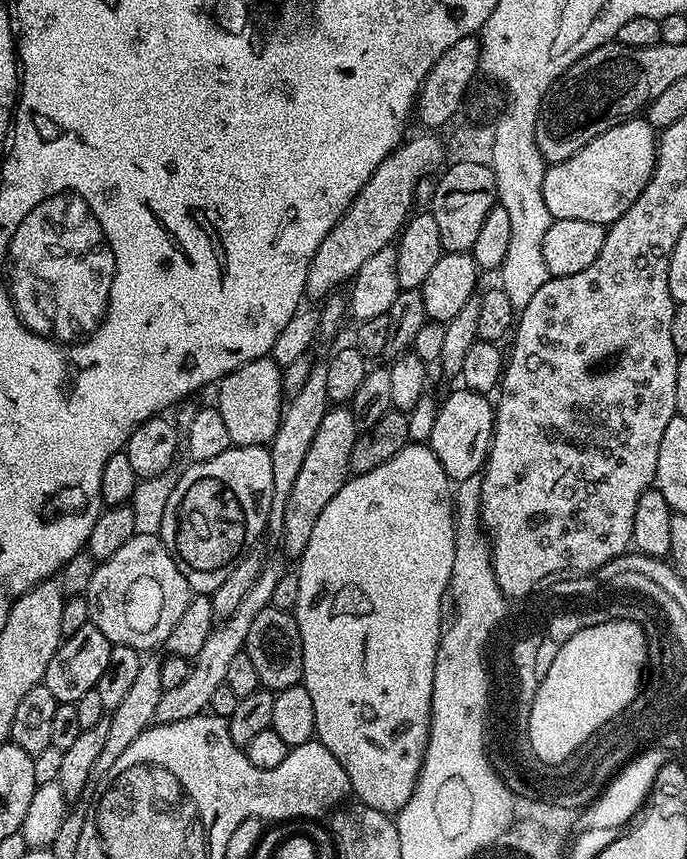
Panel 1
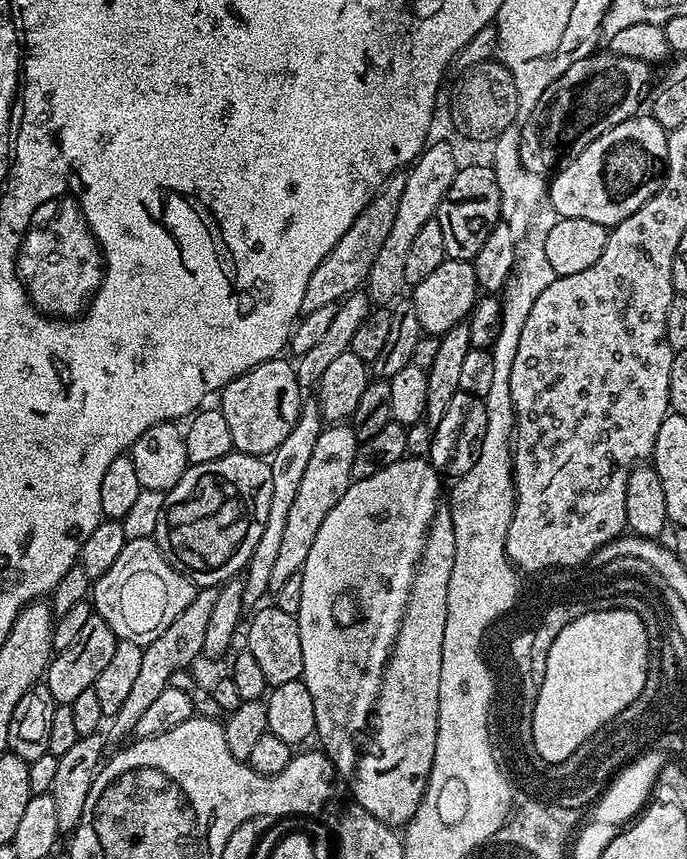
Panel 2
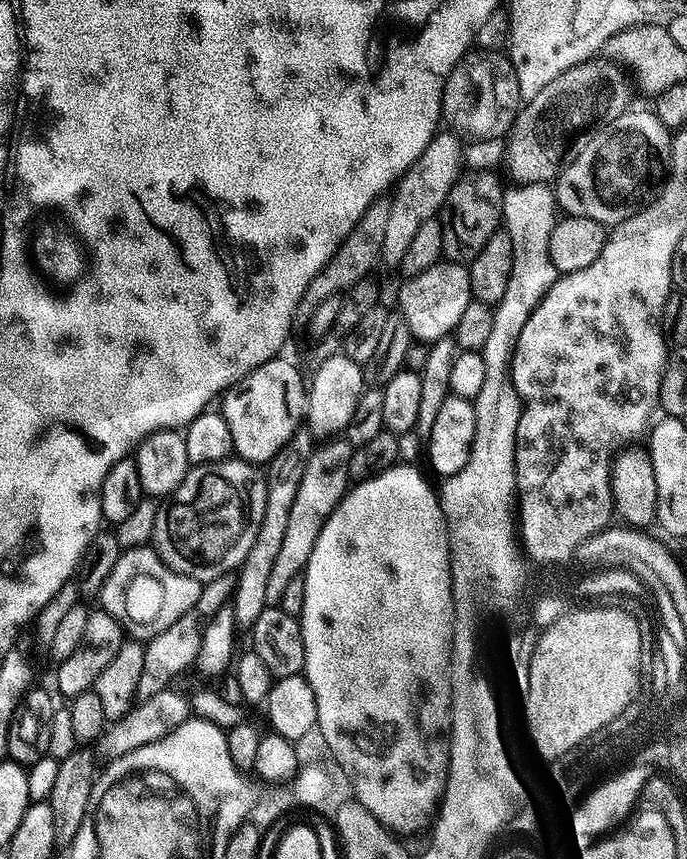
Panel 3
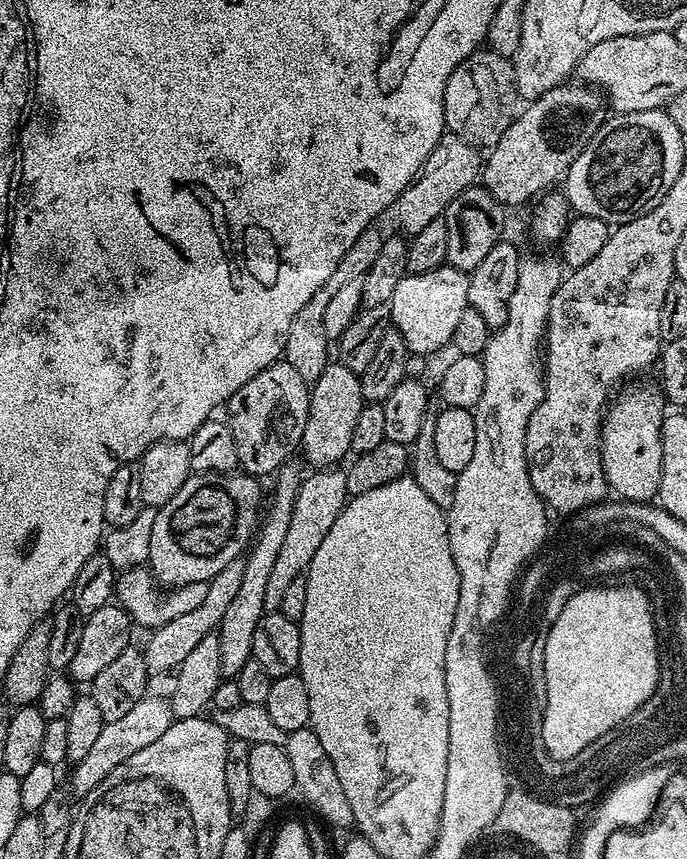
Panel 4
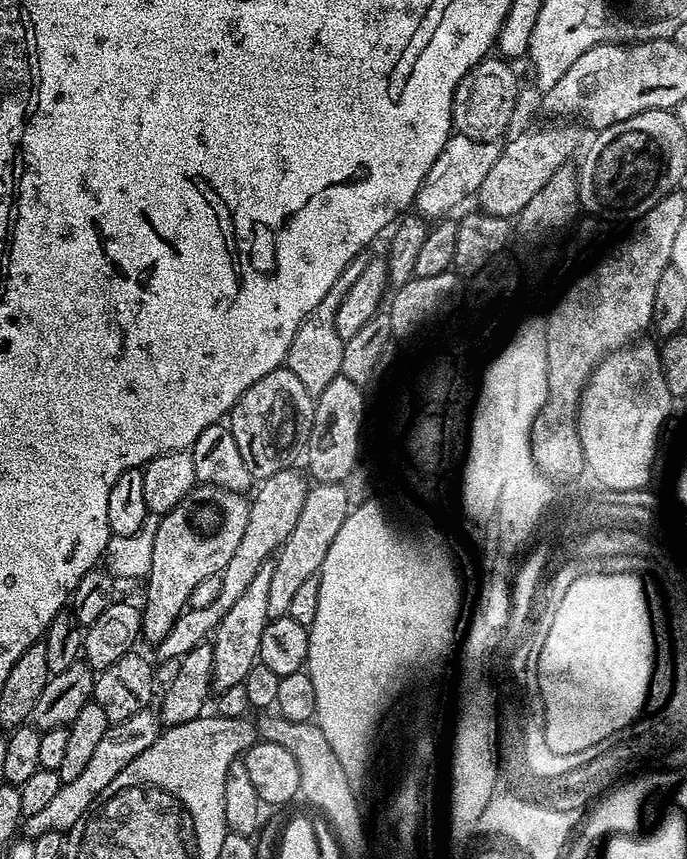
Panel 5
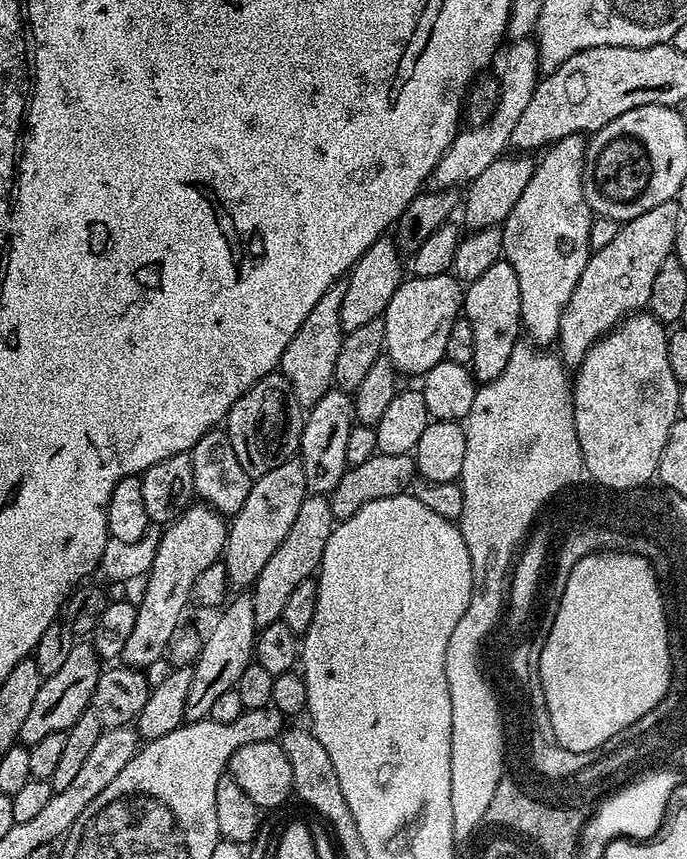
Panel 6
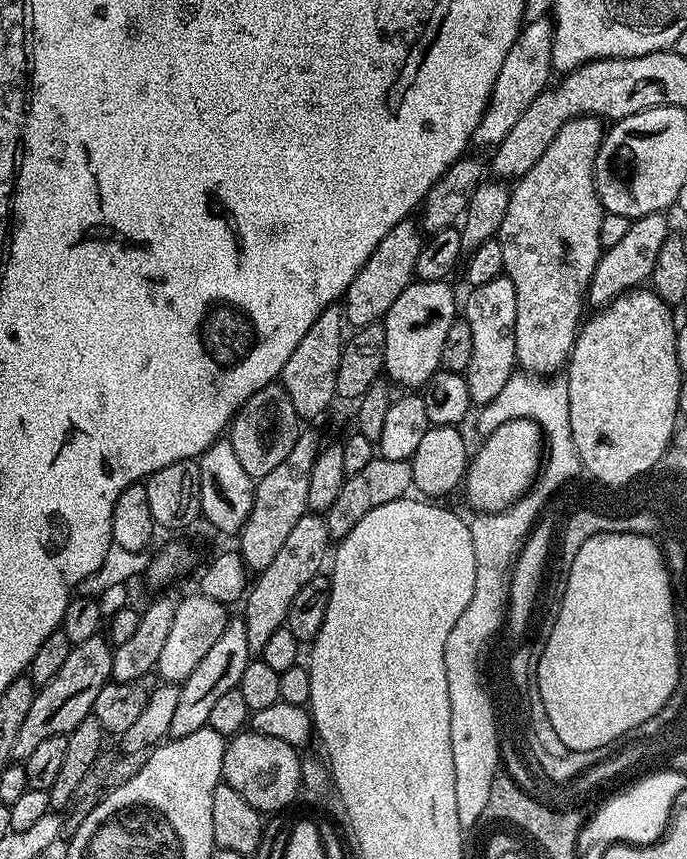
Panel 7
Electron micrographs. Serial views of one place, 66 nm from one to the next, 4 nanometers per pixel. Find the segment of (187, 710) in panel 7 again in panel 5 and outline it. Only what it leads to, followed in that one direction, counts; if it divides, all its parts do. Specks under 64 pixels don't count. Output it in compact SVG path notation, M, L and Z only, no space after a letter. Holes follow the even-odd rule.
M271 563L261 565L250 586L240 597L234 601L234 606L226 610L222 622L218 622L216 631L210 637L212 645L212 687L213 693L219 694L230 686L243 684L246 674L258 663L260 651L258 642L262 640L262 630L269 622L266 614L266 594L270 592L270 574L272 573Z

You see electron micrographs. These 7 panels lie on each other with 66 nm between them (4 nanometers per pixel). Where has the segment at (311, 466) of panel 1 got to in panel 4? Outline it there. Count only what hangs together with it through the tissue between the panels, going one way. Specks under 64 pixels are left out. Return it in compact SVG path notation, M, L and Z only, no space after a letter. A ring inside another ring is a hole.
M333 466L309 471L300 482L298 498L294 502L294 514L290 514L290 530L286 530L286 539L282 541L282 550L278 559L270 569L270 582L266 582L265 609L279 609L282 598L286 598L286 590L294 578L307 573L314 554L318 554L318 546L322 546L322 538L334 526L338 514L342 514L350 497L346 490L346 471L343 467Z

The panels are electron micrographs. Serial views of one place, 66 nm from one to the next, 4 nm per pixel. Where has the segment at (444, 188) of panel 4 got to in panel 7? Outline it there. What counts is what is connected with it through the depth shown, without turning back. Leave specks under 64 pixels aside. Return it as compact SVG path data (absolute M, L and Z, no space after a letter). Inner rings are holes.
M548 18L530 20L521 27L514 46L510 46L510 54L506 54L506 62L502 62L502 70L498 70L492 97L488 99L488 108L482 114L472 136L473 145L481 144L482 147L491 149L500 144L502 138L506 138L506 134L514 130L518 118L522 118L522 113L530 107L530 102L534 102L534 98L538 98L538 94L549 87L554 76L552 37L553 21Z

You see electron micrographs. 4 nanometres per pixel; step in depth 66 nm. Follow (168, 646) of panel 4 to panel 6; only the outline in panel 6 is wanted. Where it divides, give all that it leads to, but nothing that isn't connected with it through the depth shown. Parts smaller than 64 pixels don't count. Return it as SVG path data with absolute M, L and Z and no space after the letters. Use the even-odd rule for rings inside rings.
M296 458L282 462L282 466L270 470L270 474L253 479L250 494L246 502L242 502L242 510L231 517L228 540L224 543L222 563L233 589L248 590L255 584L274 550L278 550L286 534L290 534L290 526L294 526L294 518L298 518L298 510L302 510L302 502L307 496L306 475L301 461Z

